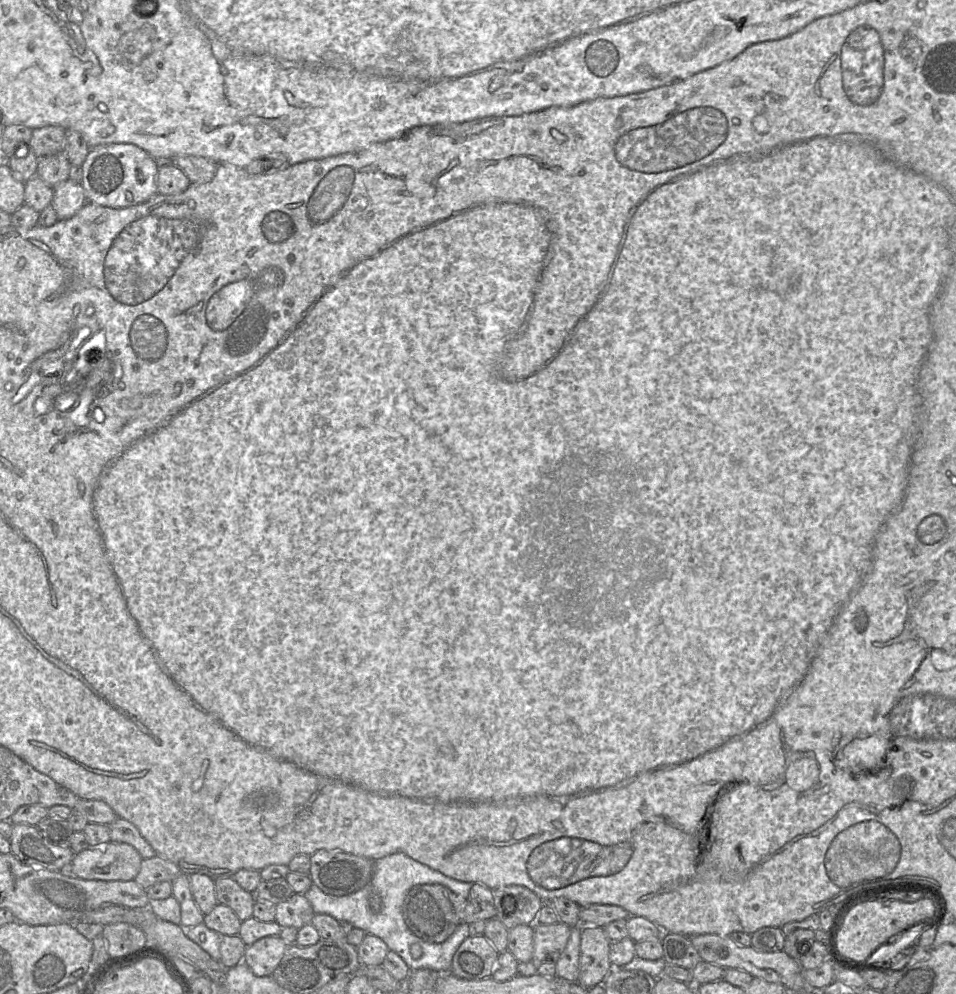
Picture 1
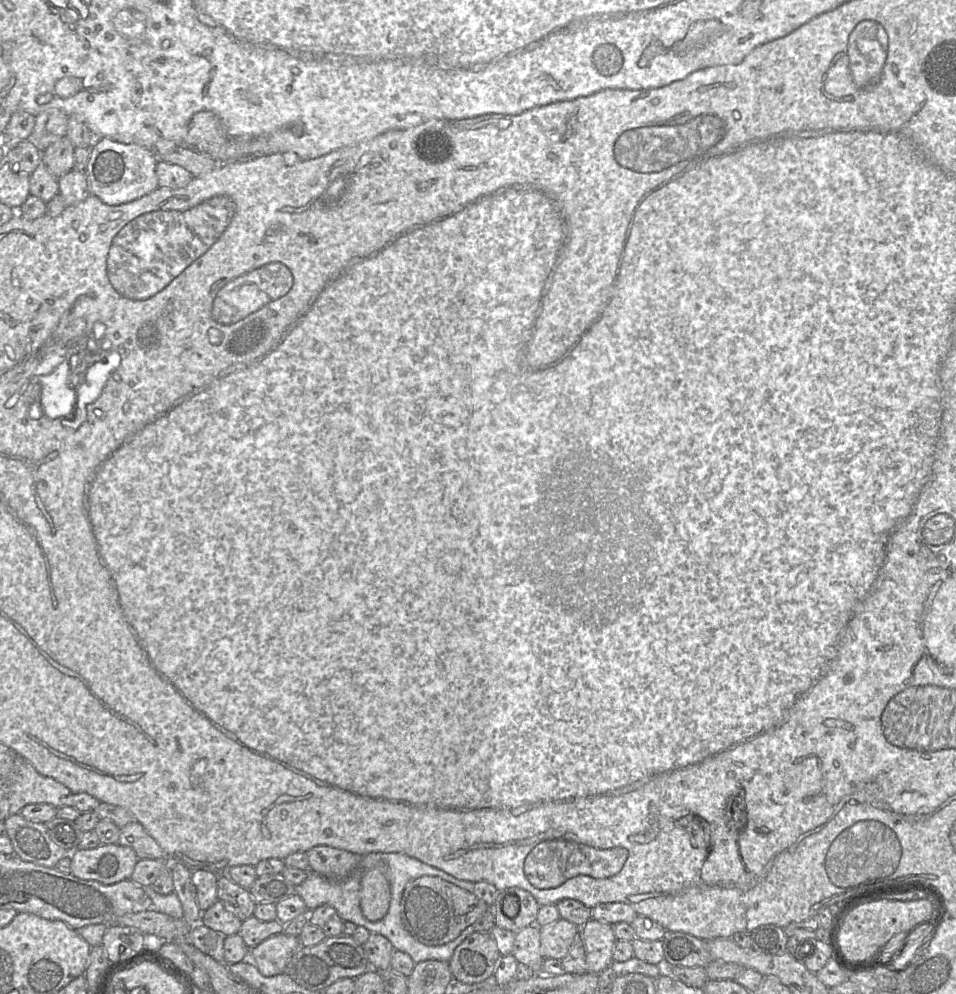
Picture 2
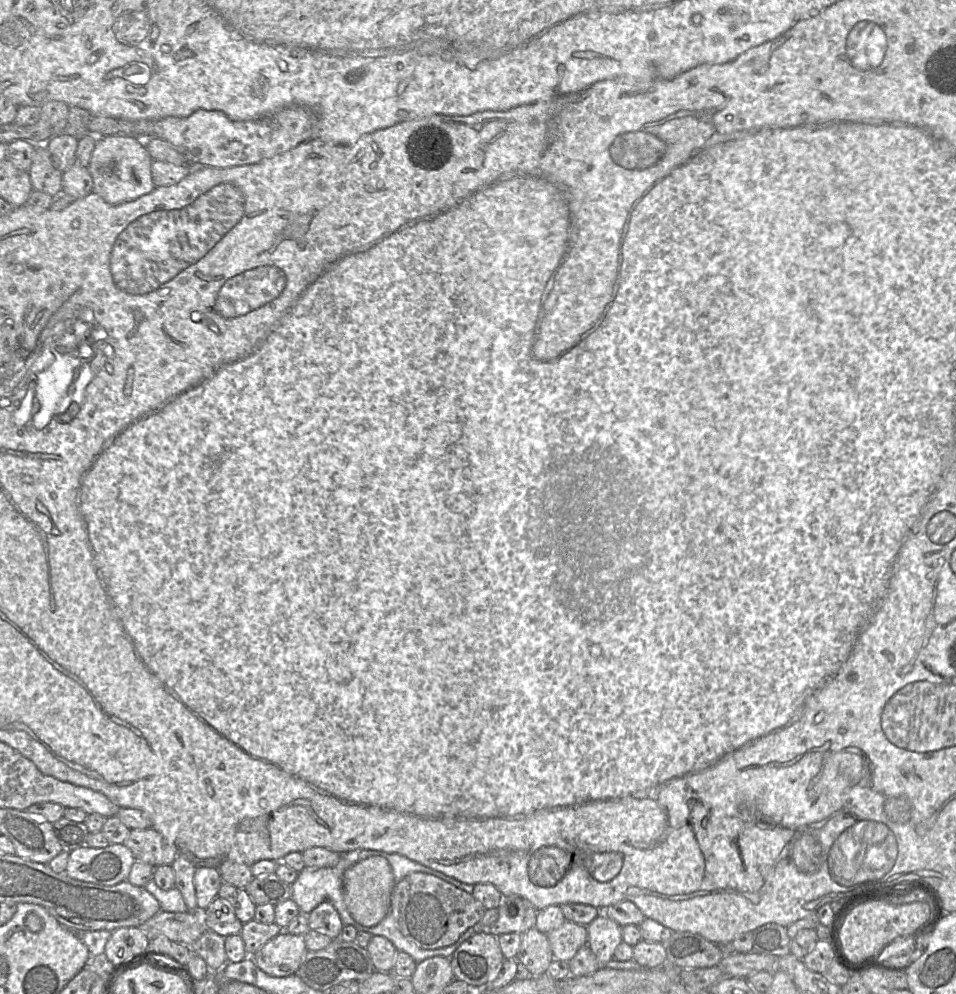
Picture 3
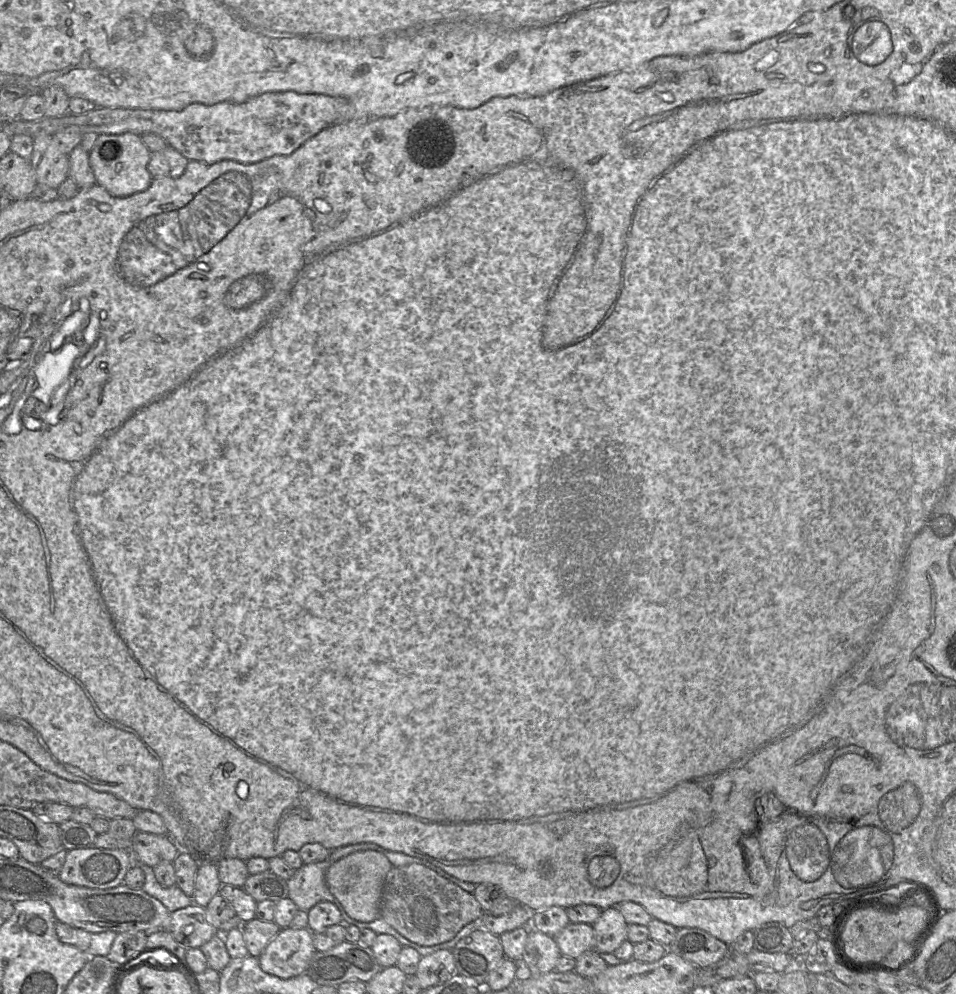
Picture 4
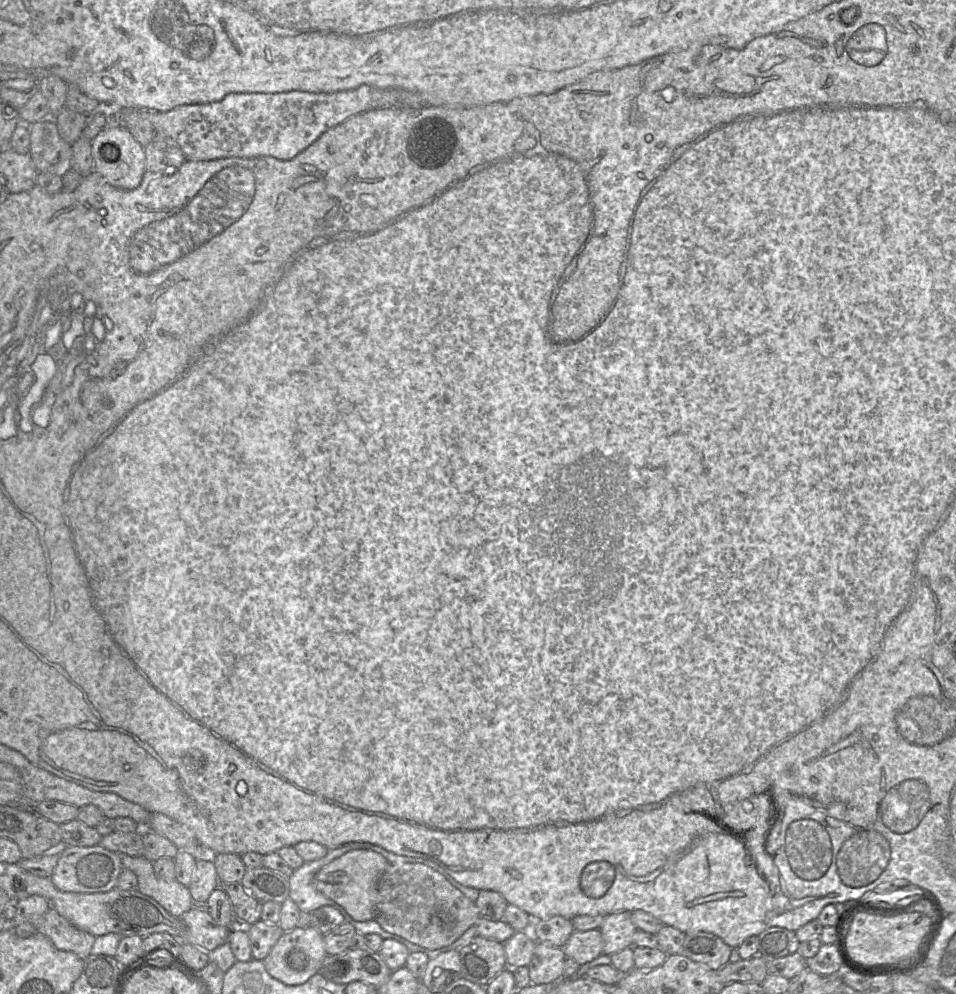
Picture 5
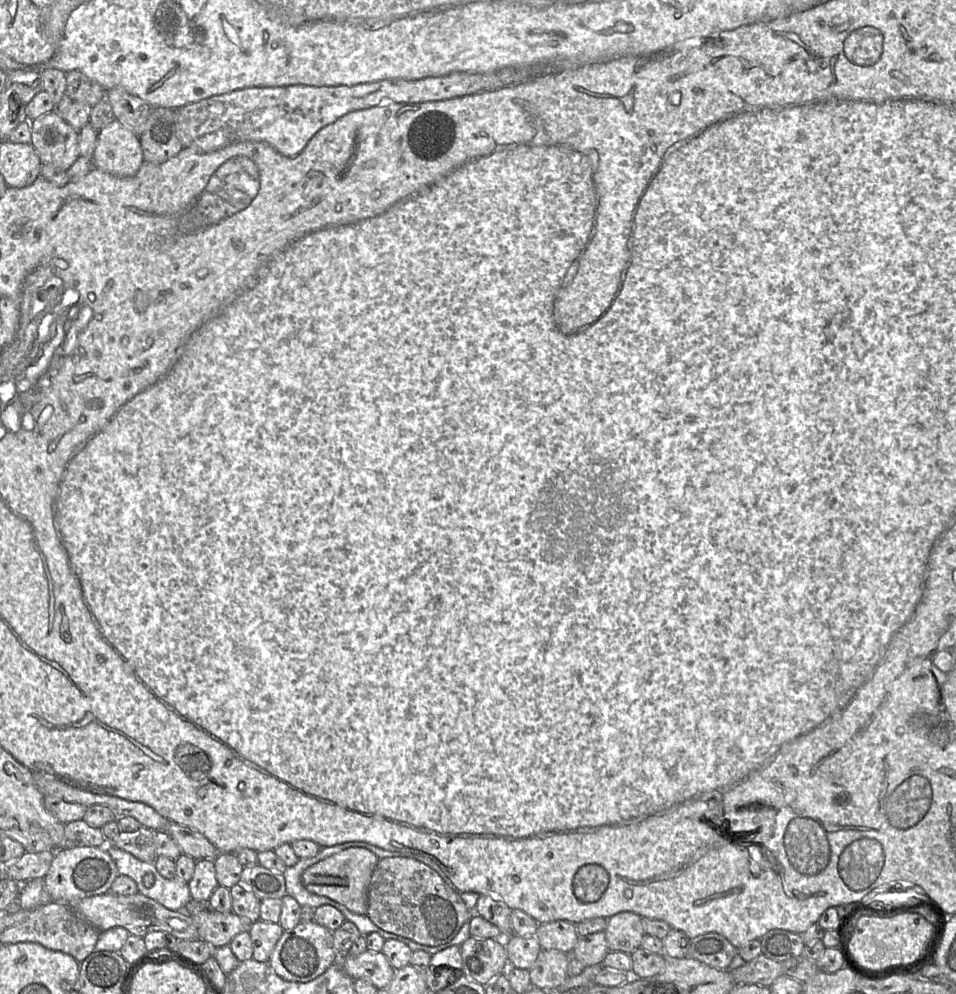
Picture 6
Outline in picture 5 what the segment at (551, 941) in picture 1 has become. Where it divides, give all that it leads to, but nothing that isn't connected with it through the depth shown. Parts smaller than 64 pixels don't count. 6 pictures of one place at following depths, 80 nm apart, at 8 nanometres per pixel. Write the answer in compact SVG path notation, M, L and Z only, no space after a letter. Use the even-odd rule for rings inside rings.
M599 929L574 932L562 947L566 957L580 966L587 964L603 954L603 939Z

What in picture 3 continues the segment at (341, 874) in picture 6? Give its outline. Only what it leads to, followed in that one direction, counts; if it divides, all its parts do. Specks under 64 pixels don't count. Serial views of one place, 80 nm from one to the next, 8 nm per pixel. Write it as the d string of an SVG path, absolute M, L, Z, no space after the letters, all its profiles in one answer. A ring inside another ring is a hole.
M370 856L349 867L343 875L342 890L345 905L353 919L367 927L379 924L390 911L395 883L391 865L385 857Z

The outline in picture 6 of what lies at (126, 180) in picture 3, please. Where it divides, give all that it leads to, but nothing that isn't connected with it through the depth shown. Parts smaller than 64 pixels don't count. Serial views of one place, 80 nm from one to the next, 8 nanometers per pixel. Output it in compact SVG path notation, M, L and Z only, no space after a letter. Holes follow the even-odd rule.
M114 119L98 133L93 167L117 177L134 176L142 166L139 137Z

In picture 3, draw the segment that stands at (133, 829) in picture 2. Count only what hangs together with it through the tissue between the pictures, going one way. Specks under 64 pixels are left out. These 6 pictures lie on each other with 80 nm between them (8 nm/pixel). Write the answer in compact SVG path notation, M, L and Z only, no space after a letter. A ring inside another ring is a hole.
M153 828L131 829L123 844L132 851L136 861L154 867L171 865L178 855L163 835Z

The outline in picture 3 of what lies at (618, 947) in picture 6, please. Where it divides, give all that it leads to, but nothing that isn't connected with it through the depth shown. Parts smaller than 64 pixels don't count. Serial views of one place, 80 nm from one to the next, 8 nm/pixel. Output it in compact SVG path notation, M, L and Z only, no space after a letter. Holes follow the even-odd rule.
M602 912L587 925L587 946L602 967L614 958L616 947L623 941L621 927Z

